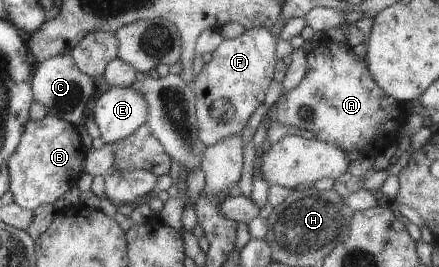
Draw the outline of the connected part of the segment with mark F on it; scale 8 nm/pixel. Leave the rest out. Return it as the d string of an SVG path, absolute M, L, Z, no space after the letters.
M267 28L248 29L236 39L228 39L212 53L210 63L202 67L192 88L196 95L198 130L206 145L214 145L224 137L242 135L252 114L263 104L272 81L281 73L276 57L279 35Z

